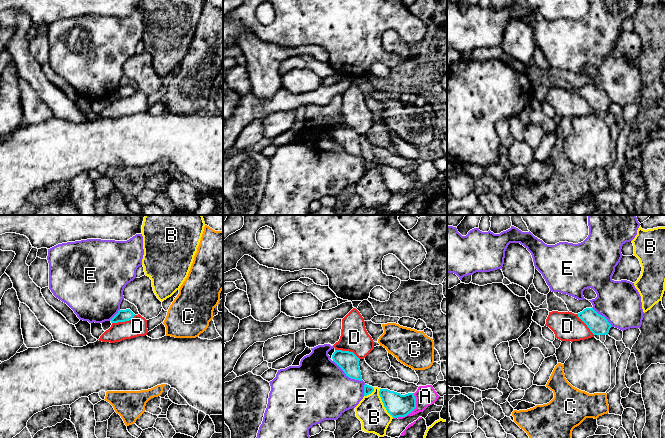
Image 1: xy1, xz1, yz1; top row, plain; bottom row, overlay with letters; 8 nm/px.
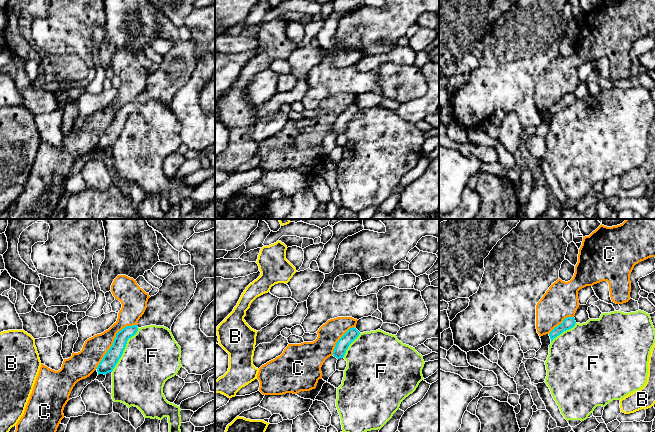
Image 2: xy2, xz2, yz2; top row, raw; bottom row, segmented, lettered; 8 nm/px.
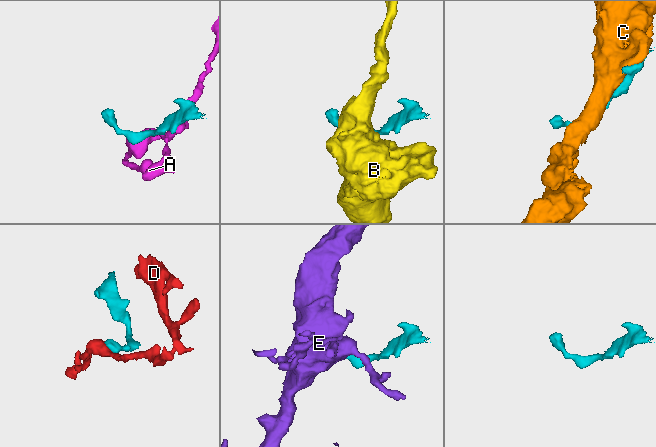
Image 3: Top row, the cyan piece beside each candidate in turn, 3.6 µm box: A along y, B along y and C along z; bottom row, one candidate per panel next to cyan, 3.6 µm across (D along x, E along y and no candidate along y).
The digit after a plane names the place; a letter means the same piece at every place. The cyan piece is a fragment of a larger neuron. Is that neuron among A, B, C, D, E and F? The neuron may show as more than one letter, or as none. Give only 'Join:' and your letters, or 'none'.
Join: none

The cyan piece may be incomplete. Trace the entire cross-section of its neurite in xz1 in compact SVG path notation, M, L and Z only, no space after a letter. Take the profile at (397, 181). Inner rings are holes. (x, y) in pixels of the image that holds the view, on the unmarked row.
M380 165L379 171L387 188L393 193L405 193L416 184L416 174L413 169L401 171L388 165Z

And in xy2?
M191 40L174 42L172 49L163 56L159 68L148 75L147 84L137 100L126 102L116 110L113 121L96 144L98 151L106 151L113 147L128 115L134 112L139 104L156 101L171 106L175 94L186 84L196 64L194 42Z

